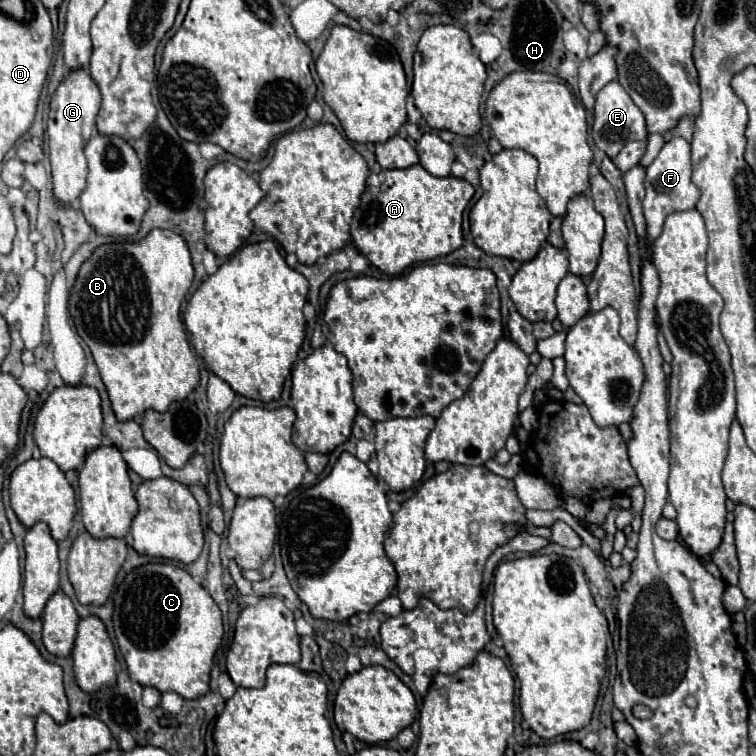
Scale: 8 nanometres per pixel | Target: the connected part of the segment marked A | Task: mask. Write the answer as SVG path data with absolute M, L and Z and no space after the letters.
M421 165L407 169L383 169L367 183L383 183L379 193L365 191L351 221L355 247L383 273L401 275L415 263L443 257L463 245L463 209L475 189L465 179L435 177Z

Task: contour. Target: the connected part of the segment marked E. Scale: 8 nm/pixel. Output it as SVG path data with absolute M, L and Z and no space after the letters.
M611 81L607 83L599 93L597 93L597 101L595 101L595 119L593 119L593 141L595 145L605 151L611 159L621 151L621 147L629 141L637 141L637 139L647 139L647 131L645 131L645 117L639 111L639 107L631 101L629 93L617 83Z

